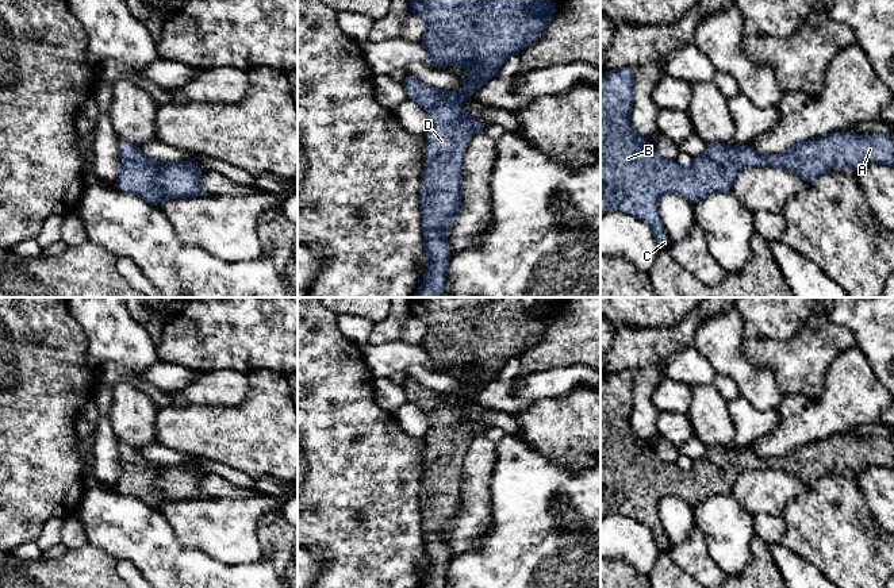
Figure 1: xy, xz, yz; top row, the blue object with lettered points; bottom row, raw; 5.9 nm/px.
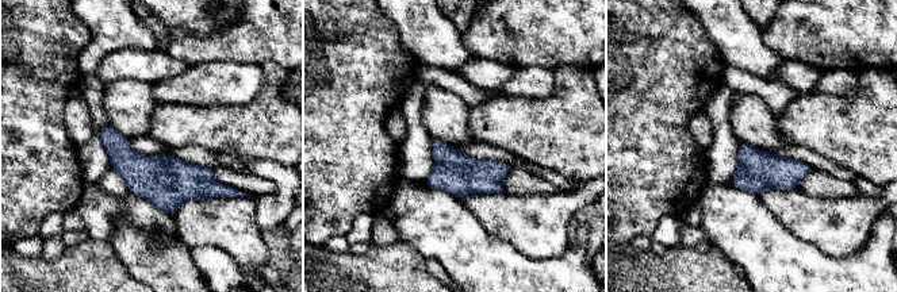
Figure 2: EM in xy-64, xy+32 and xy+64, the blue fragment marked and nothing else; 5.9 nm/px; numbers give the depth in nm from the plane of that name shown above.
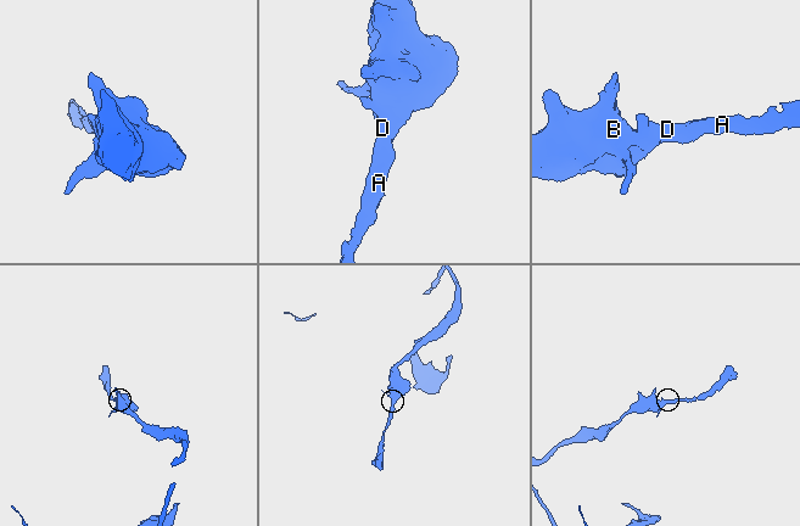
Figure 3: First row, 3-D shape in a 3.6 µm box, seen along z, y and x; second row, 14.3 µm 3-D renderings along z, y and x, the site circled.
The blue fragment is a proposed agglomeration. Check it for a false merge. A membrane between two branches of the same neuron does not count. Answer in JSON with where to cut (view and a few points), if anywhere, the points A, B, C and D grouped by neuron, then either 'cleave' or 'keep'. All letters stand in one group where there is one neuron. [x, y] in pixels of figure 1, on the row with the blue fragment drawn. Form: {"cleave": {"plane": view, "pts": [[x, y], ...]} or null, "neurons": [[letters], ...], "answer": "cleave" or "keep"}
{"cleave": null, "neurons": [["A", "B", "C", "D"]], "answer": "keep"}

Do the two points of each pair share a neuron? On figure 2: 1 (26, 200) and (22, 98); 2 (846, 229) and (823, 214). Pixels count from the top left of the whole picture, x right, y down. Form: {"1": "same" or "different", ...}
{"1": "same", "2": "same"}

